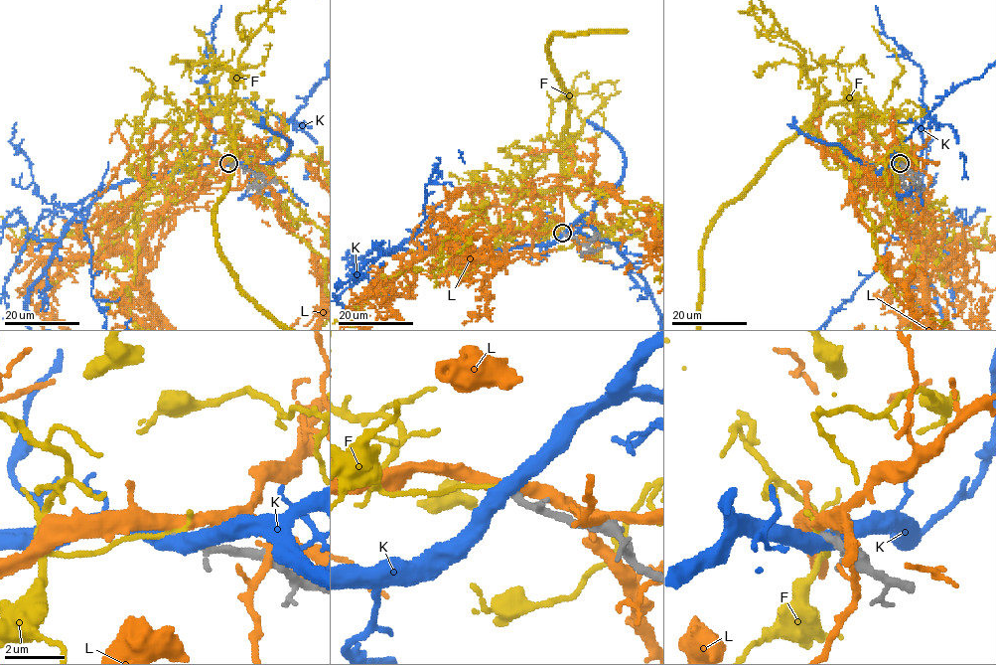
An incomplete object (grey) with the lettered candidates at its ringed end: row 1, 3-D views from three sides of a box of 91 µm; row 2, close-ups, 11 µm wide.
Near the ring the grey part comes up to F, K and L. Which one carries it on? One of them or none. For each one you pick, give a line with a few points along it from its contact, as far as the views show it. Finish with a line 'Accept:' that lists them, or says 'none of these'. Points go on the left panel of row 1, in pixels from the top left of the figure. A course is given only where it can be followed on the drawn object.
Accept: none of these

